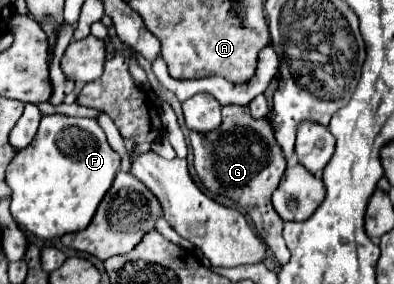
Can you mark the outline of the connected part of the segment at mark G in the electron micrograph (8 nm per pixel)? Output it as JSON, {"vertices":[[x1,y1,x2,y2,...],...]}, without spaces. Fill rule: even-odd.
{"vertices":[[222,107,222,125,208,133,190,131,190,145,194,151,194,167,204,187,214,193,238,203,252,219,258,235,274,251,280,265,290,261,290,251,282,239,284,221,272,207,272,191,278,187,286,159,280,145,274,139,274,129,268,117,256,119,248,107]]}

